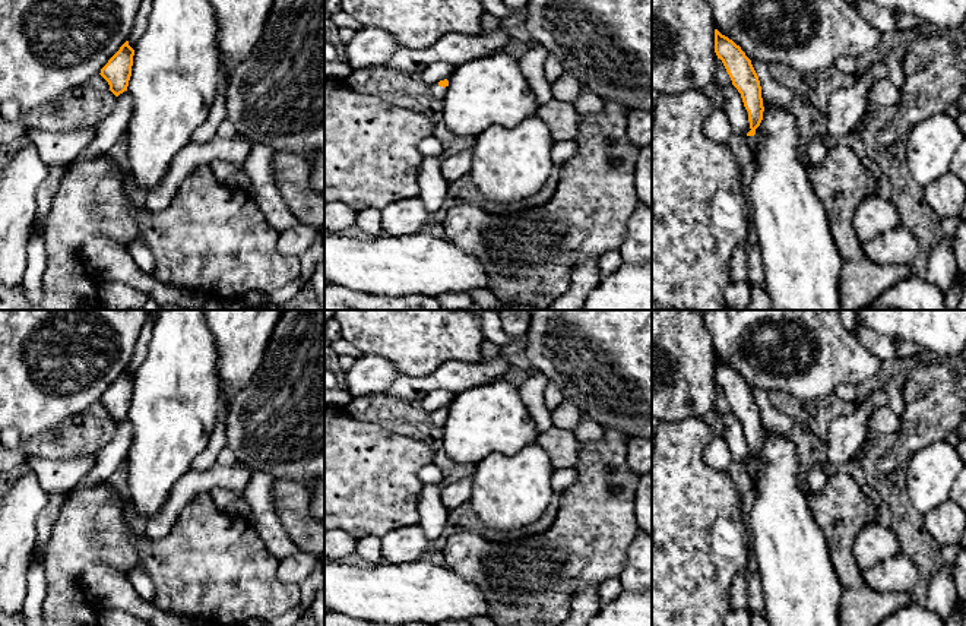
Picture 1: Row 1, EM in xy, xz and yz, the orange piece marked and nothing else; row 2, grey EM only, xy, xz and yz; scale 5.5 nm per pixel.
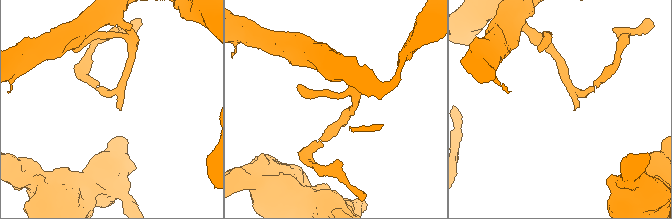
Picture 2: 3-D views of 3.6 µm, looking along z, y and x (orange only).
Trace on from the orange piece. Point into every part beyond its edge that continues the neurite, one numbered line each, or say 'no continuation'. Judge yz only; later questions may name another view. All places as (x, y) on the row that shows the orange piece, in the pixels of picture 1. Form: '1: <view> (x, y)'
1: yz (751, 141)

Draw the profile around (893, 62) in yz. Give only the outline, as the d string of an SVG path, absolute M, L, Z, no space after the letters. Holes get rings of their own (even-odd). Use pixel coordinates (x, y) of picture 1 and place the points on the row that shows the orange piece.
M886 53L884 63L889 69L889 79L900 91L905 82L902 59L896 53Z

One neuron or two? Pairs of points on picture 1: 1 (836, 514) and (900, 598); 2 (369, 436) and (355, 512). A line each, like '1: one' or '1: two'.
1: one
2: one

